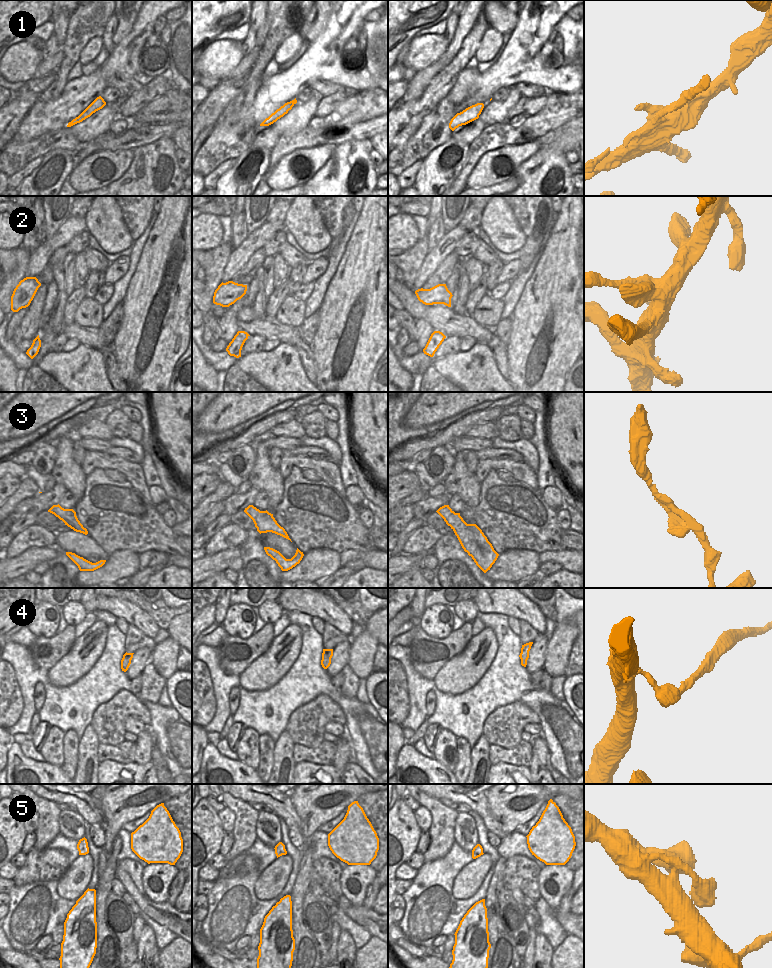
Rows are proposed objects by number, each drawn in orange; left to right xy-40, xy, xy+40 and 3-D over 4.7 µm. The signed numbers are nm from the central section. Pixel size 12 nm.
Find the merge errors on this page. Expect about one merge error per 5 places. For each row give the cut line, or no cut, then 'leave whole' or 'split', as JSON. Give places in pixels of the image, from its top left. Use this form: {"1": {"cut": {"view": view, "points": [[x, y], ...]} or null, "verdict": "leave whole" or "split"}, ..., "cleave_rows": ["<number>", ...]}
{"1": {"cut": null, "verdict": "leave whole"}, "2": {"cut": null, "verdict": "leave whole"}, "3": {"cut": {"view": "xy", "points": [[255, 515], [257, 518], [262, 518], [266, 515], [273, 517]]}, "verdict": "split"}, "4": {"cut": null, "verdict": "leave whole"}, "5": {"cut": null, "verdict": "leave whole"}, "cleave_rows": ["3"]}

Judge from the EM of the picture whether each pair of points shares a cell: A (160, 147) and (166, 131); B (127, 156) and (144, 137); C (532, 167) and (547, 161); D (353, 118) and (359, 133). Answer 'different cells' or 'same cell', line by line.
A: different cells
B: different cells
C: same cell
D: different cells

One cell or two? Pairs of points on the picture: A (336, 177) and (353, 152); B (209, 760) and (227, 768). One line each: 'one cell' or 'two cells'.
A: one cell
B: one cell

